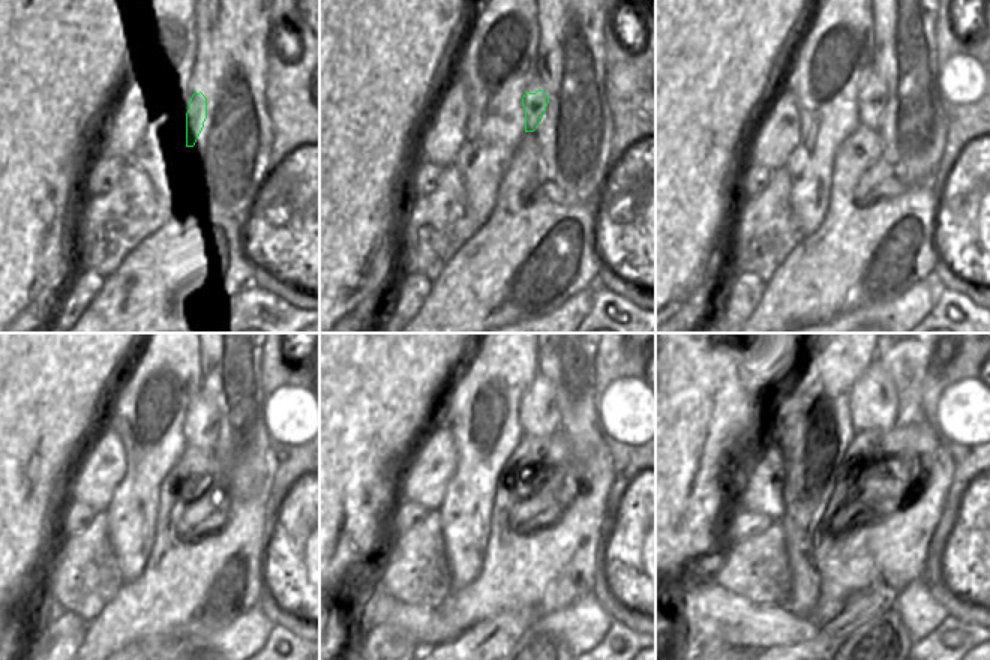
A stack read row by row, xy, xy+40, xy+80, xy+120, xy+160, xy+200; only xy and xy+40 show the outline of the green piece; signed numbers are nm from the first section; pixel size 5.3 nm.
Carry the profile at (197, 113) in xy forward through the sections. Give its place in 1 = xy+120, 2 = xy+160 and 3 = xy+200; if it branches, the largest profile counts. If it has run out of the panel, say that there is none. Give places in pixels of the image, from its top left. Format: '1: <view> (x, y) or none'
1: xy+120 (204, 438)
2: xy+160 (542, 434)
3: xy+200 (861, 425)

